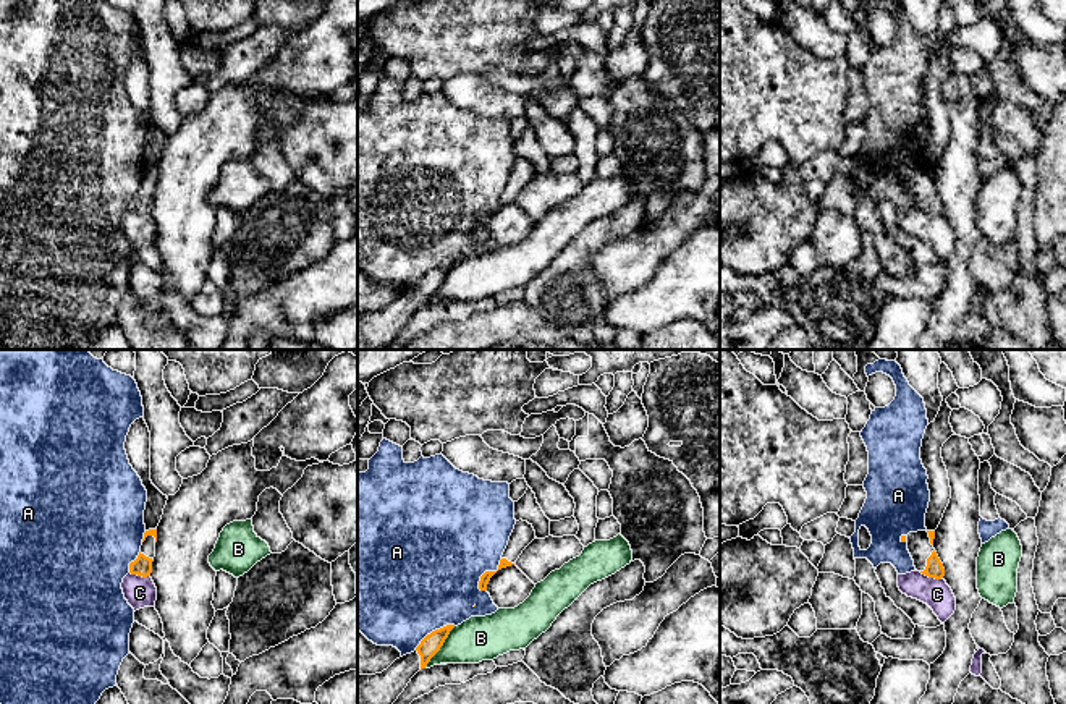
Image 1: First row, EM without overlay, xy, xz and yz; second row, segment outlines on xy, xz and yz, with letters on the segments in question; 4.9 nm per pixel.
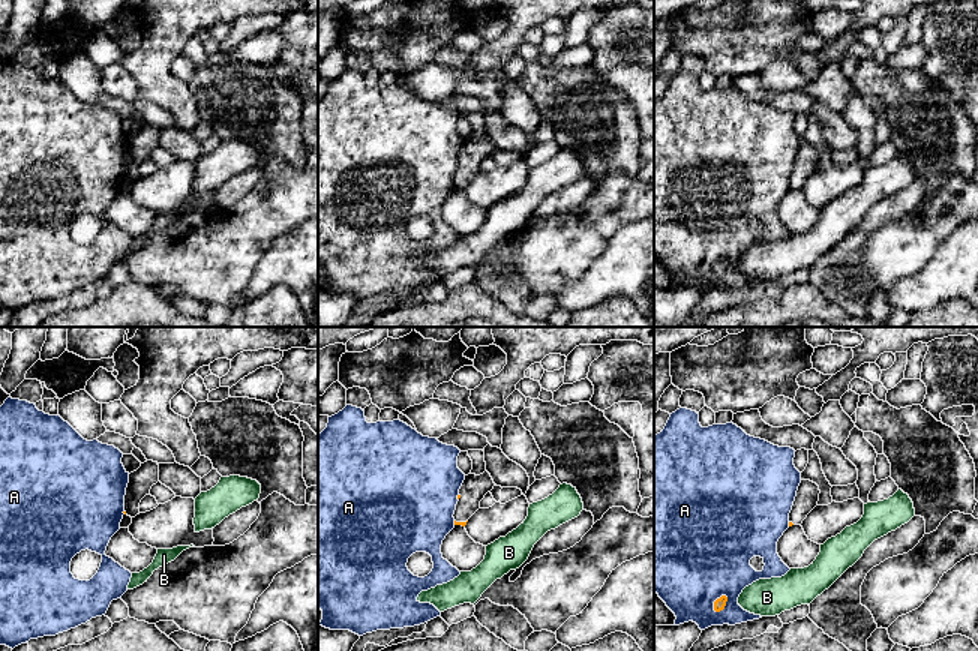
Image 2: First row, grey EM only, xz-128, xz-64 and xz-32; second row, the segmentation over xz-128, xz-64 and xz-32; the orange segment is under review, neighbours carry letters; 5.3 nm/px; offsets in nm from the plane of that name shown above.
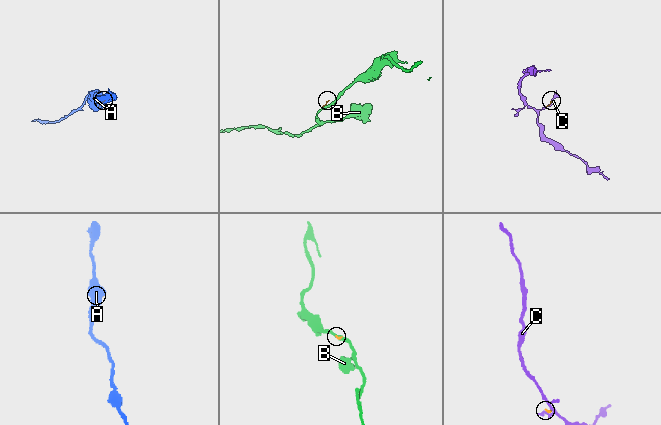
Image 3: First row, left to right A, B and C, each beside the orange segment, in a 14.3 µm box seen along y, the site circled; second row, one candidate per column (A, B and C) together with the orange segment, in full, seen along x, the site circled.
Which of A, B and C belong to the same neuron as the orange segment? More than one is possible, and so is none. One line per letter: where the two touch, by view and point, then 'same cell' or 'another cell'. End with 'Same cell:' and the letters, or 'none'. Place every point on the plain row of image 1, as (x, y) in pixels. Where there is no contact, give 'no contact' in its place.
A: meets orange in xz at (486, 209); another cell
B: meets orange in xz at (440, 284); another cell
C: meets orange in yz at (930, 214); another cell
Same cell: none

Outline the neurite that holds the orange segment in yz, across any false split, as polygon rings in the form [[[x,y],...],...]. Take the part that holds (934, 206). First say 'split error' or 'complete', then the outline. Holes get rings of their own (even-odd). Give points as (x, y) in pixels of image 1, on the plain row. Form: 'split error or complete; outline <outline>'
split error; outline [[[917,168],[907,172],[907,188],[917,209],[929,215],[945,214],[943,201],[933,186],[935,168]]]

